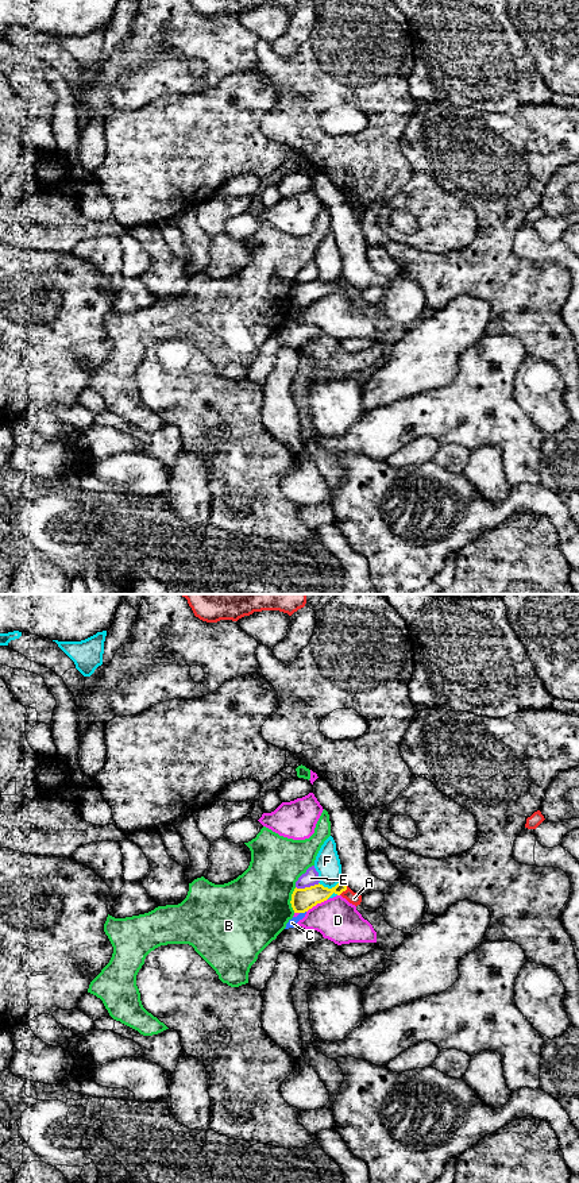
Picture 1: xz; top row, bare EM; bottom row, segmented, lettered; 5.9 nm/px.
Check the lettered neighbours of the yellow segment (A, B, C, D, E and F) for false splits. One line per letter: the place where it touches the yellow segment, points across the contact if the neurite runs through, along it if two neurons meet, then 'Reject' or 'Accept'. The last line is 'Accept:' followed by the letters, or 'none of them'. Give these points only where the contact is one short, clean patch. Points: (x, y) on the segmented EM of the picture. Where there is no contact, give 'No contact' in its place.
A: Touches yellow at xz (343, 890). Boundary: xz (347, 886), (339, 894). Reject
B: Touches yellow at xz (292, 900). Boundary: xz (296, 887), (290, 901), (293, 912). Reject
C: Touches yellow at xz (302, 912). Boundary: xz (305, 910), (300, 913). Reject
D: Touches yellow at xz (316, 904). Reject
E: Touches yellow at xz (307, 887). Boundary: xz (319, 883), (296, 887). Reject
F: Touches yellow at xz (329, 889). Boundary: xz (340, 881), (331, 887), (324, 887), (319, 883). Reject
Accept: none of them

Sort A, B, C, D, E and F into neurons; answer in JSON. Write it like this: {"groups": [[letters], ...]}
{"groups": [["A"], ["B"], ["C", "F"], ["D"], ["E"]]}

